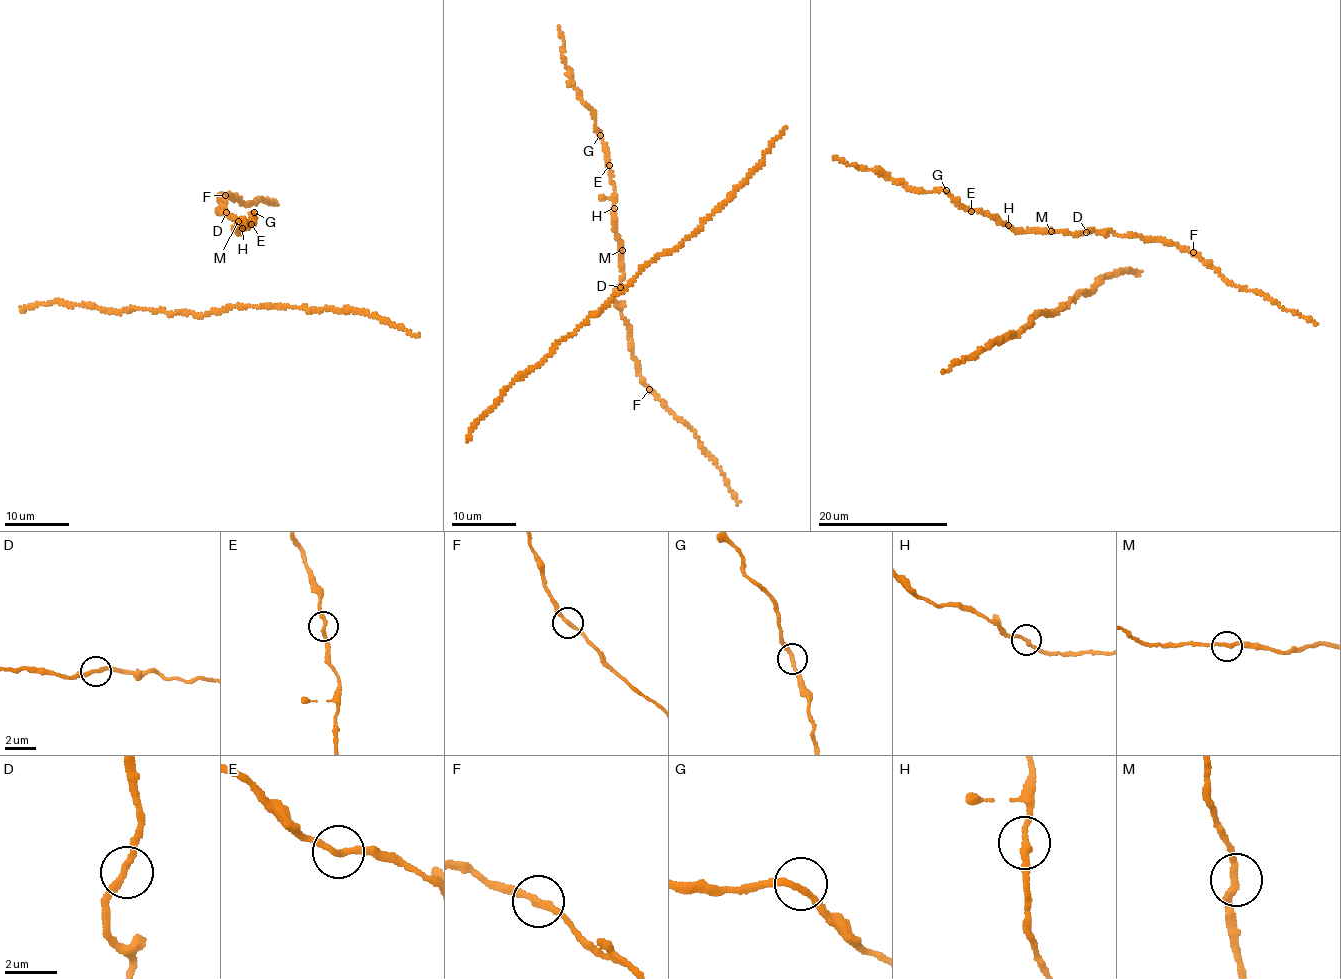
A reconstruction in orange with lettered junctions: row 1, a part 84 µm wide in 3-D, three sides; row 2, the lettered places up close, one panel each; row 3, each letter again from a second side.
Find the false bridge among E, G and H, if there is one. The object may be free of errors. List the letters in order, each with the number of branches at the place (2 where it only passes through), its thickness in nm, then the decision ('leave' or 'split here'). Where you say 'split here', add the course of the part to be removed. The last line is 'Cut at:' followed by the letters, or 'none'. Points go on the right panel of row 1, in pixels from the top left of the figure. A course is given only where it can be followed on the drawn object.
E: branches 2; calibre 240 nm; leave
G: branches 2; calibre 240 nm; leave
H: branches 2; calibre 240 nm; split here; course (1009, 225), (1024, 231), (1108, 231), (1175, 243), (1197, 253), (1224, 279), (1265, 293), (1278, 306), (1317, 323)
Cut at: H

